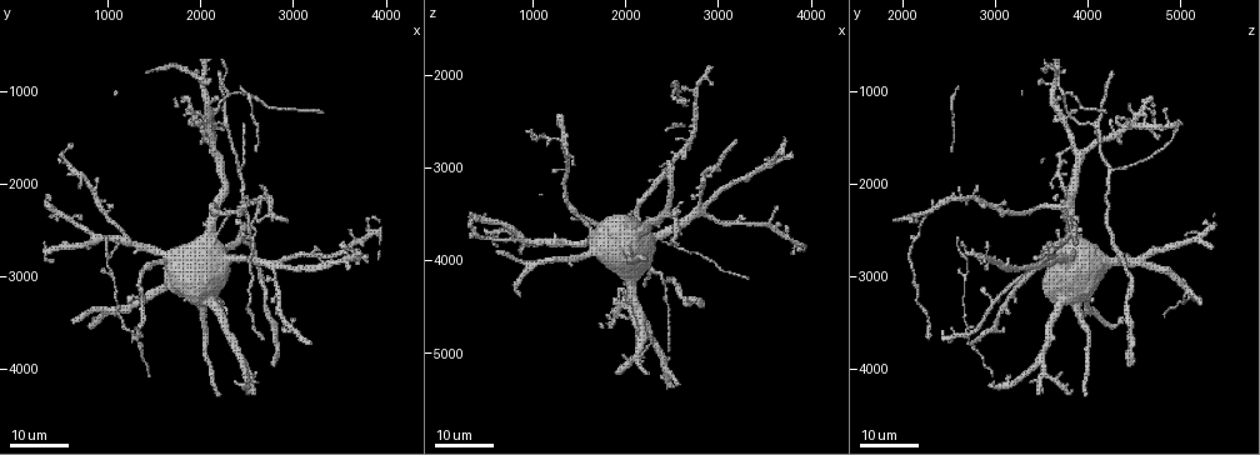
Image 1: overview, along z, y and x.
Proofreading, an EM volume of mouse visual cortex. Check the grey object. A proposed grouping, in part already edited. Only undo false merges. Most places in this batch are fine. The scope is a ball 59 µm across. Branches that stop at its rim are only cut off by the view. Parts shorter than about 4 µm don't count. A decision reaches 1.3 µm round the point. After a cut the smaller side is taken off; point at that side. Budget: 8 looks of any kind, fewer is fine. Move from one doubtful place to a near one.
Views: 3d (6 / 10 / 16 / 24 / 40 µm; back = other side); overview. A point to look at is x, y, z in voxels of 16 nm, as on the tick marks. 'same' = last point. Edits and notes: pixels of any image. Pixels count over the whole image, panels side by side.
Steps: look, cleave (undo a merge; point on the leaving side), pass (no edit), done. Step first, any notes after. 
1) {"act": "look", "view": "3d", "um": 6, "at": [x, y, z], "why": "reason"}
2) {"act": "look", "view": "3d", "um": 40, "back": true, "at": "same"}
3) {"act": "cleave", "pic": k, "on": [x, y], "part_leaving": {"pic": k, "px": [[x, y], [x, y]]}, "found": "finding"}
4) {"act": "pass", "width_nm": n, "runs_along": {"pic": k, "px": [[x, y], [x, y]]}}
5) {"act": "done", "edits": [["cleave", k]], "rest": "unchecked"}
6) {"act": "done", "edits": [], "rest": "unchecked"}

{"act": "look", "view": "3d", "um": 24, "at": [2400, 1850, 4250], "why": "arms part here"}

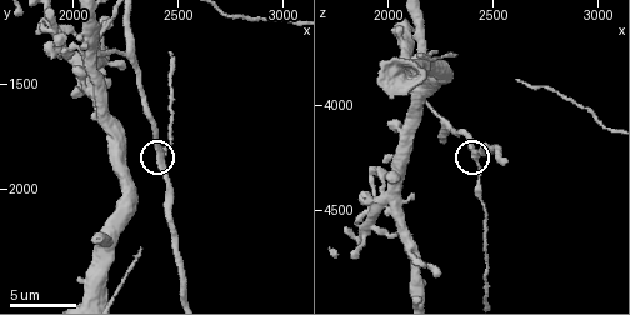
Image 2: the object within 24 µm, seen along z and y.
{"act": "look", "view": "3d", "um": 6, "at": [2430, 1860, 4250]}

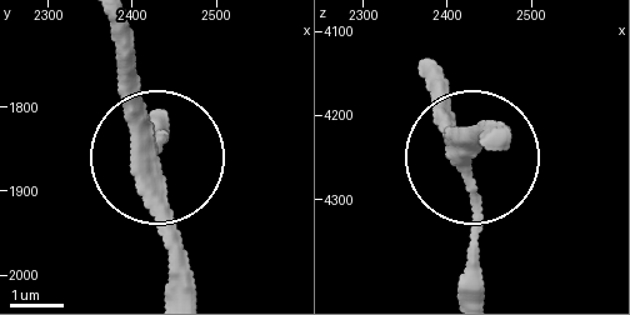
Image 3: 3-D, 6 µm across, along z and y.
{"act": "pass", "arms": 3, "runs_along": {"pic": 3, "px": [[425, 88], [470, 173], [470, 289]]}, "found": "all the same neuron"}

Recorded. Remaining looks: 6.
{"act": "look", "view": "3d", "um": 24, "at": [2700, 2150, 2600], "why": "side arm on a straight run"}

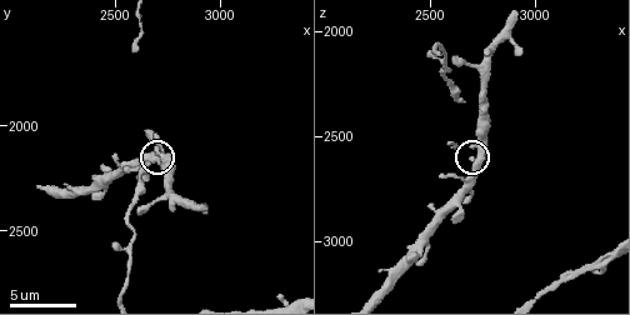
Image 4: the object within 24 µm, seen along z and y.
{"act": "look", "view": "3d", "um": 10, "at": "same", "why": "closer look"}

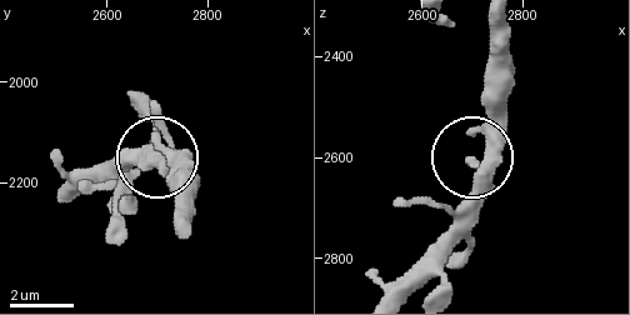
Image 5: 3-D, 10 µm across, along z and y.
{"act": "pass", "found": "one neuron here"}

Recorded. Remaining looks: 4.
{"act": "look", "view": "3d", "um": 16, "at": [2570, 2430, 2210], "why": "branch point"}

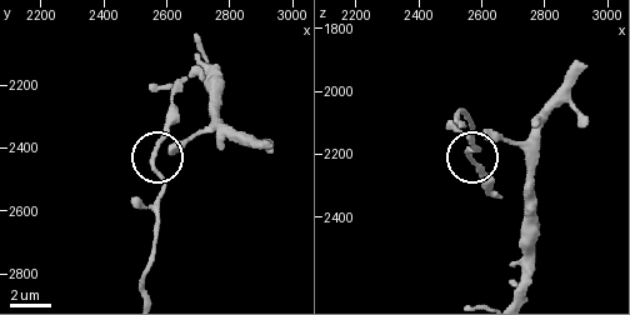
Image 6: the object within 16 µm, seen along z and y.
{"act": "look", "view": "3d", "um": 6, "at": [2560, 2420, 2210]}

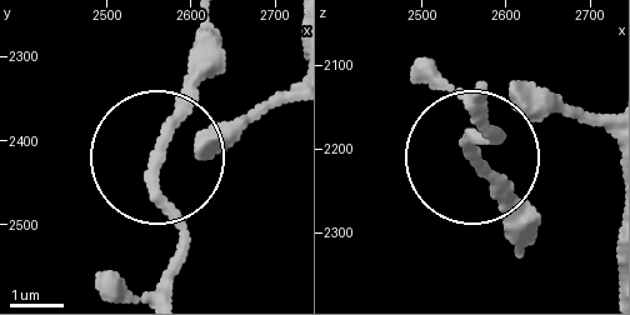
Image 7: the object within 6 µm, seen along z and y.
{"act": "pass", "side_arm_um": 5, "runs_along": {"pic": 7, "px": [[603, 130], [523, 111], [473, 151], [531, 228]]}, "found": "one neuron here"}

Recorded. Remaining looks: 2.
{"act": "look", "view": "3d", "um": 16, "at": [1000, 2850, 2650], "why": "calibre changes"}

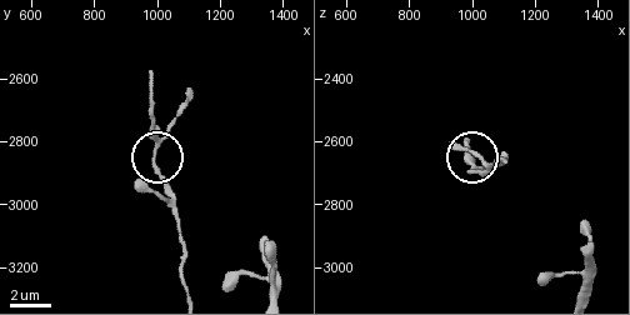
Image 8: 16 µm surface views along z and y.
{"act": "look", "view": "3d", "um": 10, "at": [1000, 2820, 2700]}

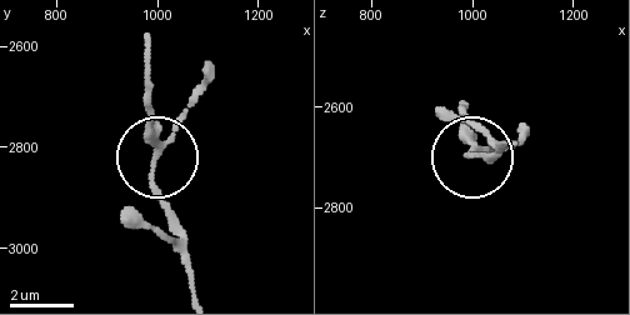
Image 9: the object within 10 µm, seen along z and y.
{"act": "pass", "width_nm": 180, "runs_along": {"pic": 9, "px": [[194, 293], [186, 245], [151, 173], [159, 131], [151, 86]]}, "found": "continuous, no second neuron"}

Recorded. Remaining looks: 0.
{"act": "done", "edits": [], "rest": "unchecked"}

